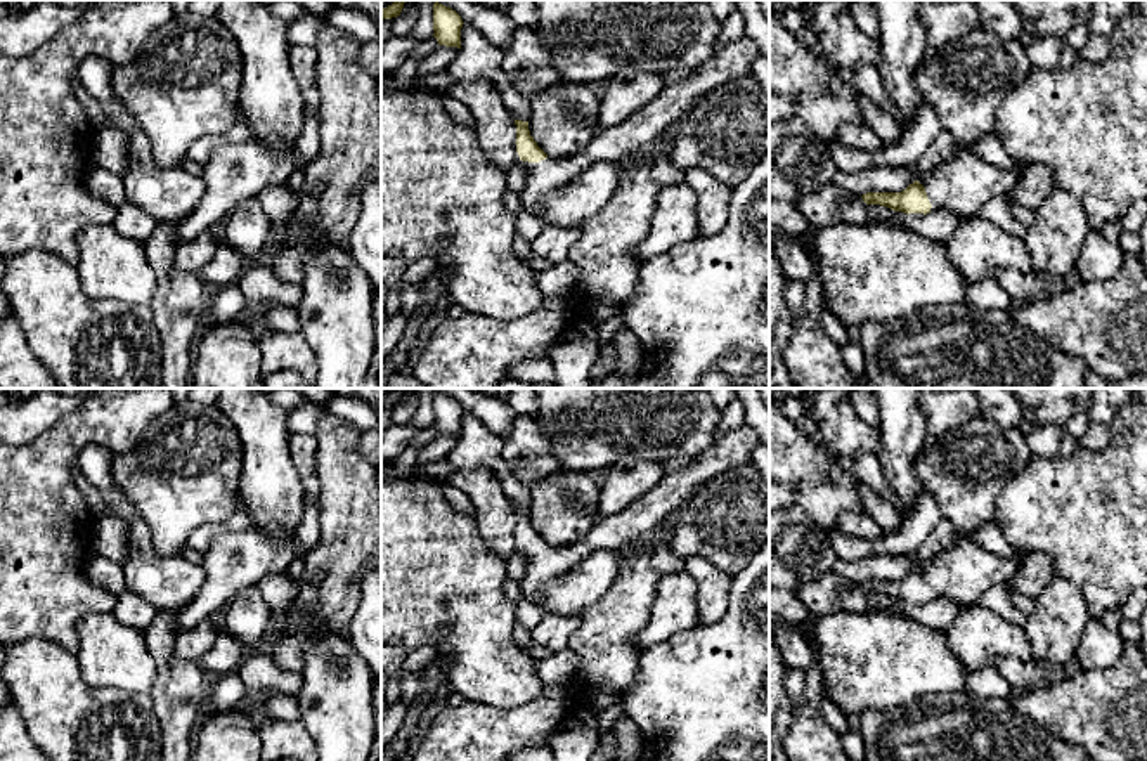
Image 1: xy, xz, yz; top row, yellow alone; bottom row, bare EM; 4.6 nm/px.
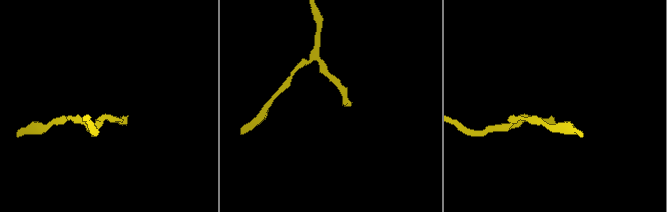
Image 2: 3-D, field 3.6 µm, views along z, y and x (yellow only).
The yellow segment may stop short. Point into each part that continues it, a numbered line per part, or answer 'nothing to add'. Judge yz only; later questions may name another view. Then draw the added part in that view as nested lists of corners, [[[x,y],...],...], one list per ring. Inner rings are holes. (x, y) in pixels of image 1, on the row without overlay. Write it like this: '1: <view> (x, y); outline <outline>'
1: yz (965, 571); outline [[[958,530],[956,543],[923,560],[918,570],[925,576],[930,600],[946,596],[970,605],[991,586],[1007,584],[1021,565],[1021,560],[995,555],[979,546],[969,532]]]

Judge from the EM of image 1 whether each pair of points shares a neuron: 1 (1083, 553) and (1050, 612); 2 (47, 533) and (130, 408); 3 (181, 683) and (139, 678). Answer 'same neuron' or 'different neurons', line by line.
1: different neurons
2: same neuron
3: different neurons

